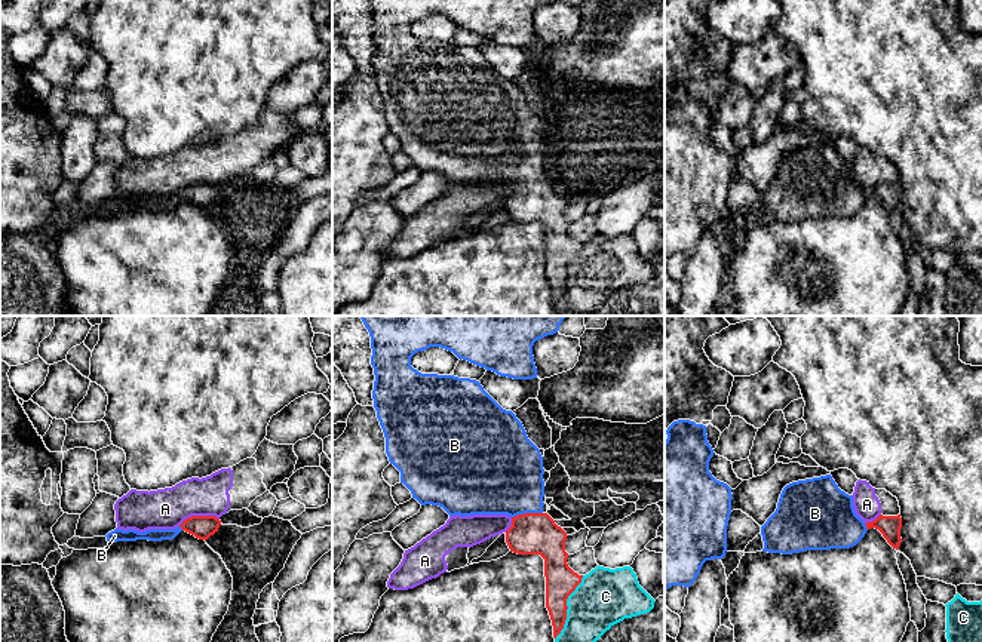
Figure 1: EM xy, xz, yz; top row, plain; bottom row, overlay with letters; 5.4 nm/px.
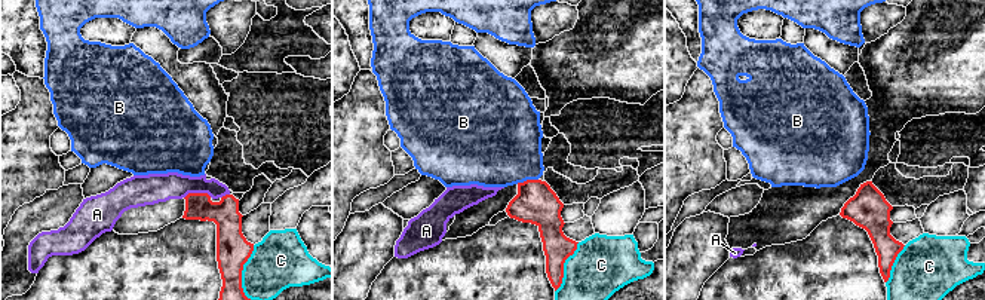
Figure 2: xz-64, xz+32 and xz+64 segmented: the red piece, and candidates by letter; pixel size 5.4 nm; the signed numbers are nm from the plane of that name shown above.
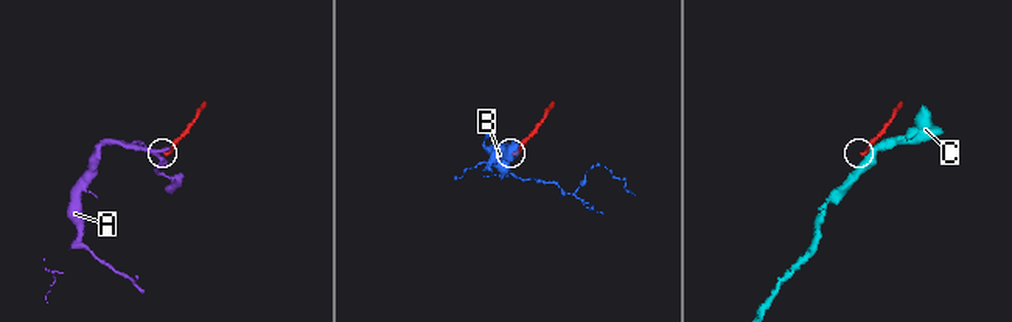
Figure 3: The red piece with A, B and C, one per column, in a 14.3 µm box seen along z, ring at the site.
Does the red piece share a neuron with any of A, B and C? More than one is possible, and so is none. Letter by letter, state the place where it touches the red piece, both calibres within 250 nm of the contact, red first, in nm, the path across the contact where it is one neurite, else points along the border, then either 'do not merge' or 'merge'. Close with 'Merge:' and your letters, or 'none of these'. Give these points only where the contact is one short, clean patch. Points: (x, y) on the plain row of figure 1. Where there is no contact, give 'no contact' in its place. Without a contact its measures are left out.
A: meets red in xy at (198, 184); 130 nm thick on the red side, 220 nm on the other; border along xy (218, 186), (189, 184), (178, 193); do not merge
B: meets red in xz at (527, 181); 220 nm thick on the red side, 440 nm on the other; runs through xz (533, 200), (527, 181), (518, 159), (502, 143); merge
C: meets red in xz at (567, 276); 170 nm thick on the red side, 300 nm on the other; do not merge
Merge: B

